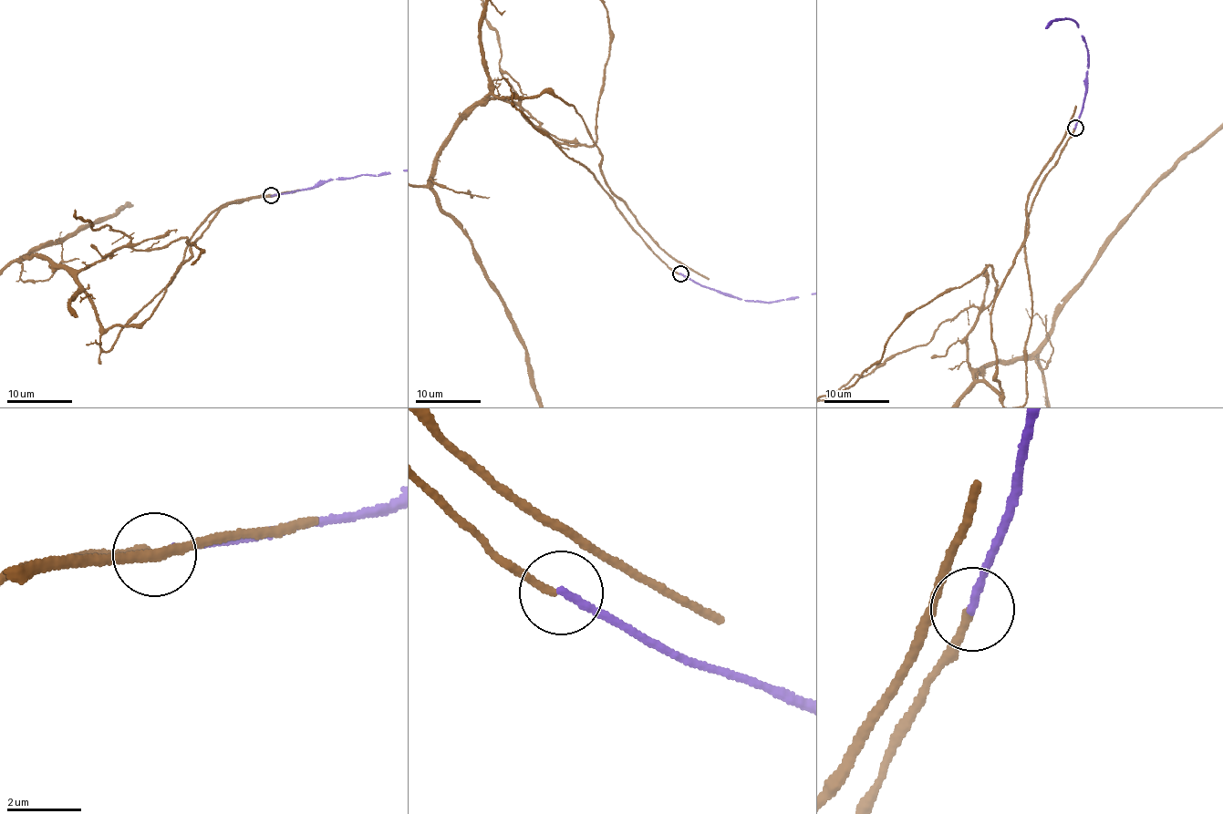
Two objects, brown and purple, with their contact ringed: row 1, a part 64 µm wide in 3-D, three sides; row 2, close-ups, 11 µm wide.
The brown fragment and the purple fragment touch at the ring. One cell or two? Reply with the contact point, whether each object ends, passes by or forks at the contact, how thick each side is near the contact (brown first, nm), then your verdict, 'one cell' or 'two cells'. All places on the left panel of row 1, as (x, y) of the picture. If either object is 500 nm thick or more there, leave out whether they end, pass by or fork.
place (271, 195); brown ends; purple ends; calibres 200 and 220 nm; two cells

